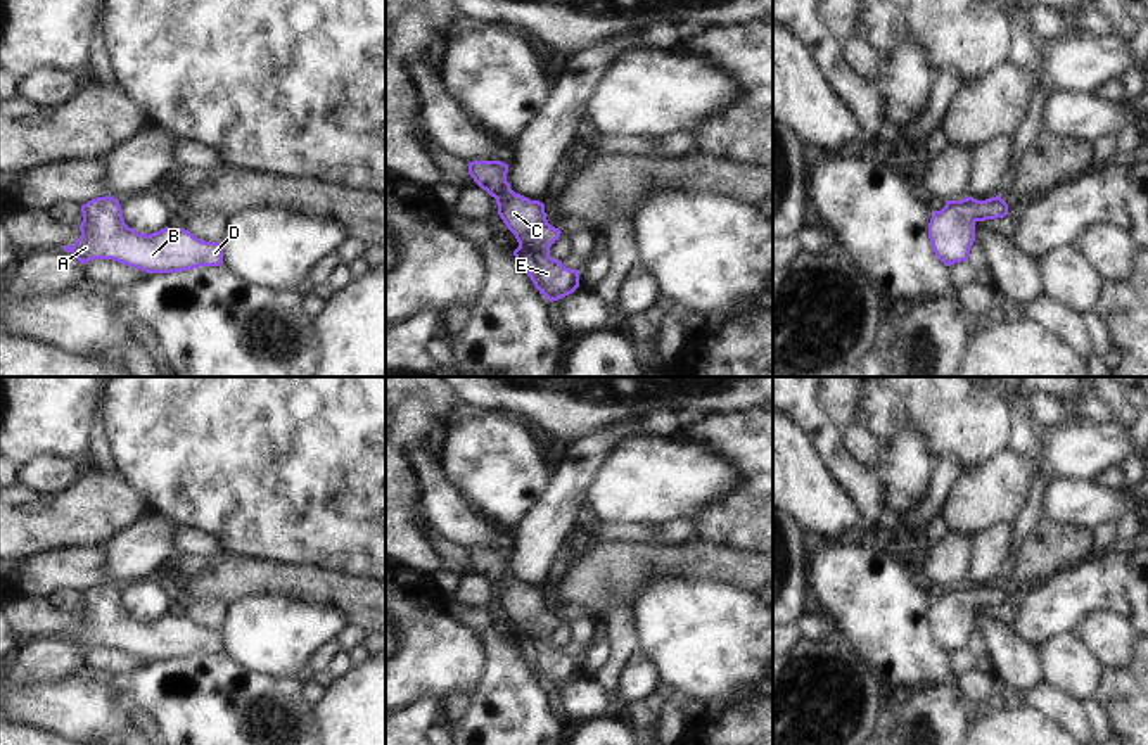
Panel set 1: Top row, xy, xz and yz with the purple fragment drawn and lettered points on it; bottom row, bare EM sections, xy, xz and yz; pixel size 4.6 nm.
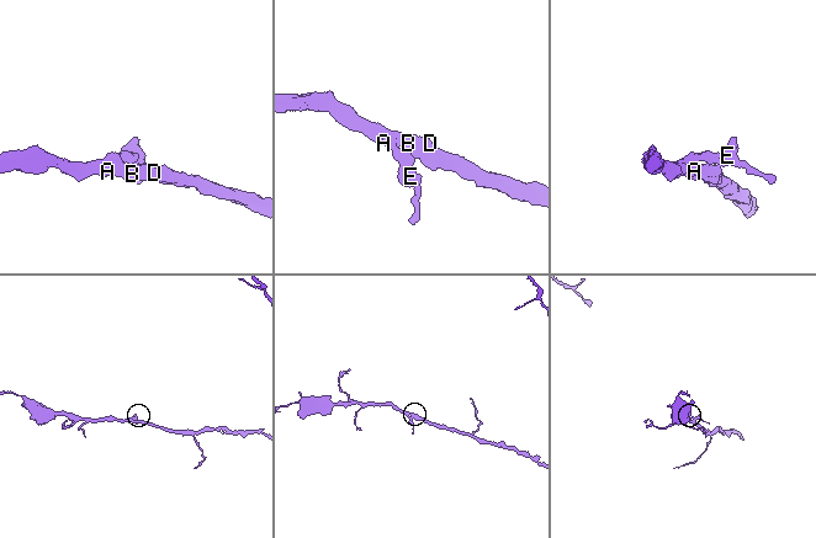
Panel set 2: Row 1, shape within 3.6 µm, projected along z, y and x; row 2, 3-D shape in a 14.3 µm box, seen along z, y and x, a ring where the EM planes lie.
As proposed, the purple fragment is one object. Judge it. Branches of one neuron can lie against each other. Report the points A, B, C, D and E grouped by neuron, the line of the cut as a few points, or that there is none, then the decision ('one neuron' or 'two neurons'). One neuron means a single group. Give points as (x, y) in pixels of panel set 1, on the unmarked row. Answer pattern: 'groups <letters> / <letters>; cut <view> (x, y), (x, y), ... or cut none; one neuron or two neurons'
groups A B C D E; cut none; one neuron

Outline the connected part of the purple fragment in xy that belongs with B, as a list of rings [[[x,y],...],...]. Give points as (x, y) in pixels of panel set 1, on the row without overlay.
[[[105,583],[81,593],[81,624],[64,638],[81,652],[112,646],[145,660],[176,660],[199,653],[223,652],[220,629],[206,629],[185,615],[138,621],[123,607],[119,588]]]

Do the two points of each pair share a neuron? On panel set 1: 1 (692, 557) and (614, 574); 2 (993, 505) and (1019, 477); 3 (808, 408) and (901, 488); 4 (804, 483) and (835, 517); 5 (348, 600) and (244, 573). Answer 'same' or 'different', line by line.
1: same
2: same
3: different
4: same
5: same

